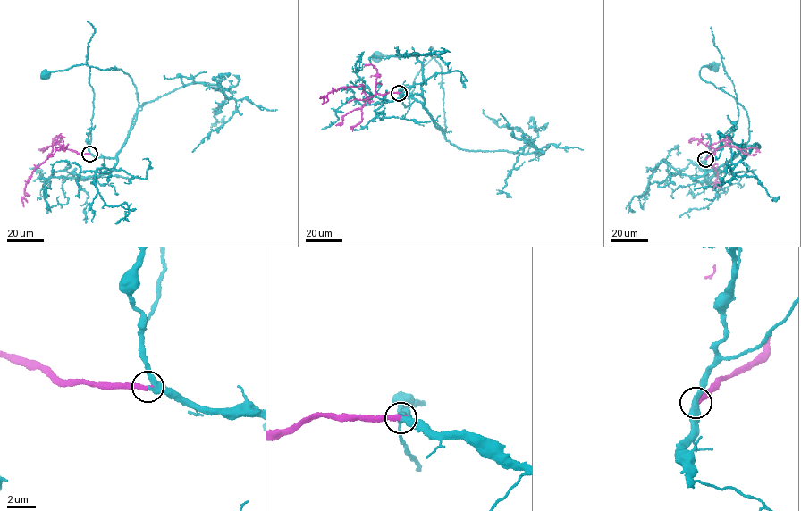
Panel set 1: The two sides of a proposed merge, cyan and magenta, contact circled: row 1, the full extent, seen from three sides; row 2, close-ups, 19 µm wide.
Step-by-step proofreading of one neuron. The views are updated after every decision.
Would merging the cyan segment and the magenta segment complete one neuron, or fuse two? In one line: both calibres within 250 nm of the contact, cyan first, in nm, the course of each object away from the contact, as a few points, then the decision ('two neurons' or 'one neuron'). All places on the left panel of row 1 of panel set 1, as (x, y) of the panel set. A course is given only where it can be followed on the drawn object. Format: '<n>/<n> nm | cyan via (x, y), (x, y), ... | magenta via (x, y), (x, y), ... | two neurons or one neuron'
420/360 nm | cyan via (89, 154), (113, 157), (122, 147), (137, 115), (132, 79), (121, 69), (83, 64), (45, 75) | magenta via (89, 154), (67, 149), (56, 140), (47, 159), (33, 171), (26, 184), (21, 200), (23, 206) | one neuron

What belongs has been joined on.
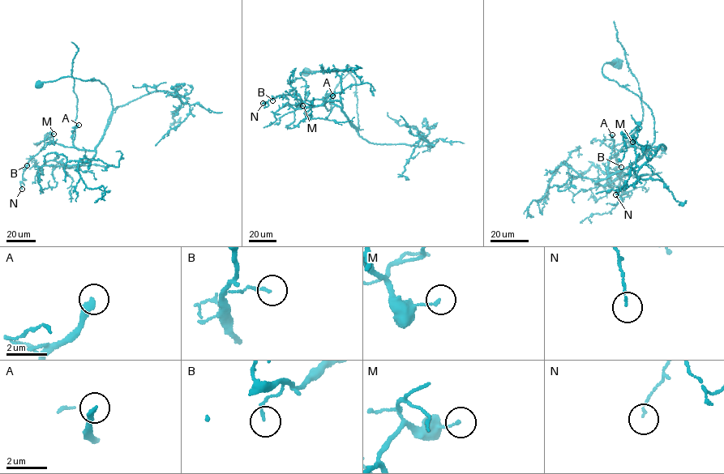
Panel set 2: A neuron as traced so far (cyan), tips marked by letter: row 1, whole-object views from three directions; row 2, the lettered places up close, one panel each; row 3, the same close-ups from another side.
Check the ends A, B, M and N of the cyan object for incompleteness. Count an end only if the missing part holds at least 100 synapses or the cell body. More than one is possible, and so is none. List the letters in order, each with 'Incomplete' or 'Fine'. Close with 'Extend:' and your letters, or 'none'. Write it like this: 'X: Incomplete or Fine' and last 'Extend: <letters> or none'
A: Incomplete
B: Fine
M: Fine
N: Fine
Extend: A

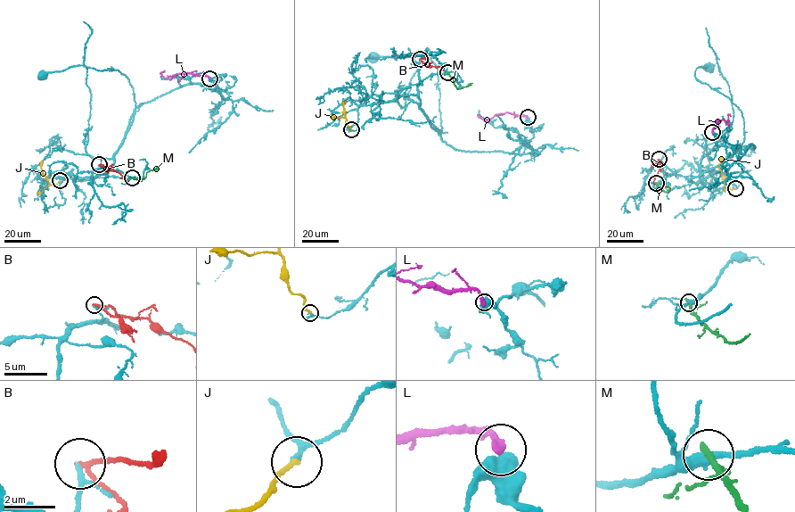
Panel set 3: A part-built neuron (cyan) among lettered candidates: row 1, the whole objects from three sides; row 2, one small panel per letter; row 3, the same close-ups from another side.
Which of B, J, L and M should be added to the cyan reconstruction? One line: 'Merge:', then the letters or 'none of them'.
Merge: none of them

